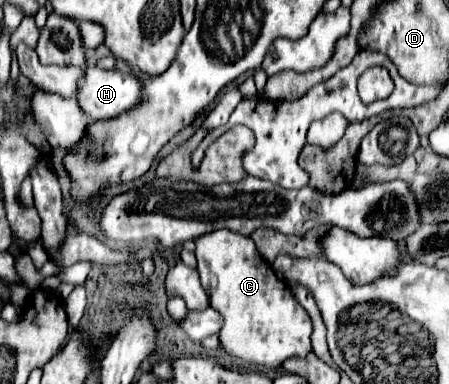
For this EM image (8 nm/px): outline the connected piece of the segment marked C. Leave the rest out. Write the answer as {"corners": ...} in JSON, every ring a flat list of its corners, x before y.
{"corners":[[218,230,196,240,196,258,202,286,210,294,210,306,224,316,220,346,246,362,278,368,288,358,302,358,312,352,312,320,292,290,276,278,272,266,262,260,248,236]]}

